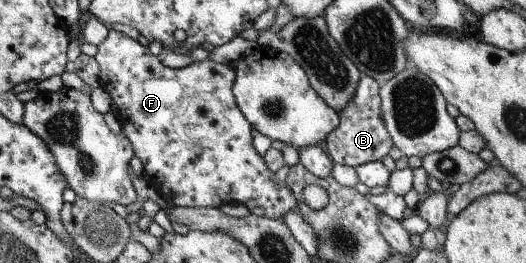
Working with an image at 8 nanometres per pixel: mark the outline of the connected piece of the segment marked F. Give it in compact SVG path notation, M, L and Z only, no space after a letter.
M110 28L107 38L97 49L99 52L94 58L100 68L101 87L113 99L112 109L122 126L122 134L129 138L134 155L143 163L143 179L166 199L168 205L219 209L229 203L243 204L253 215L279 221L289 212L298 212L297 202L287 184L277 182L275 173L267 168L254 148L253 128L233 96L235 72L232 65L206 59L173 69L164 66L138 40Z

